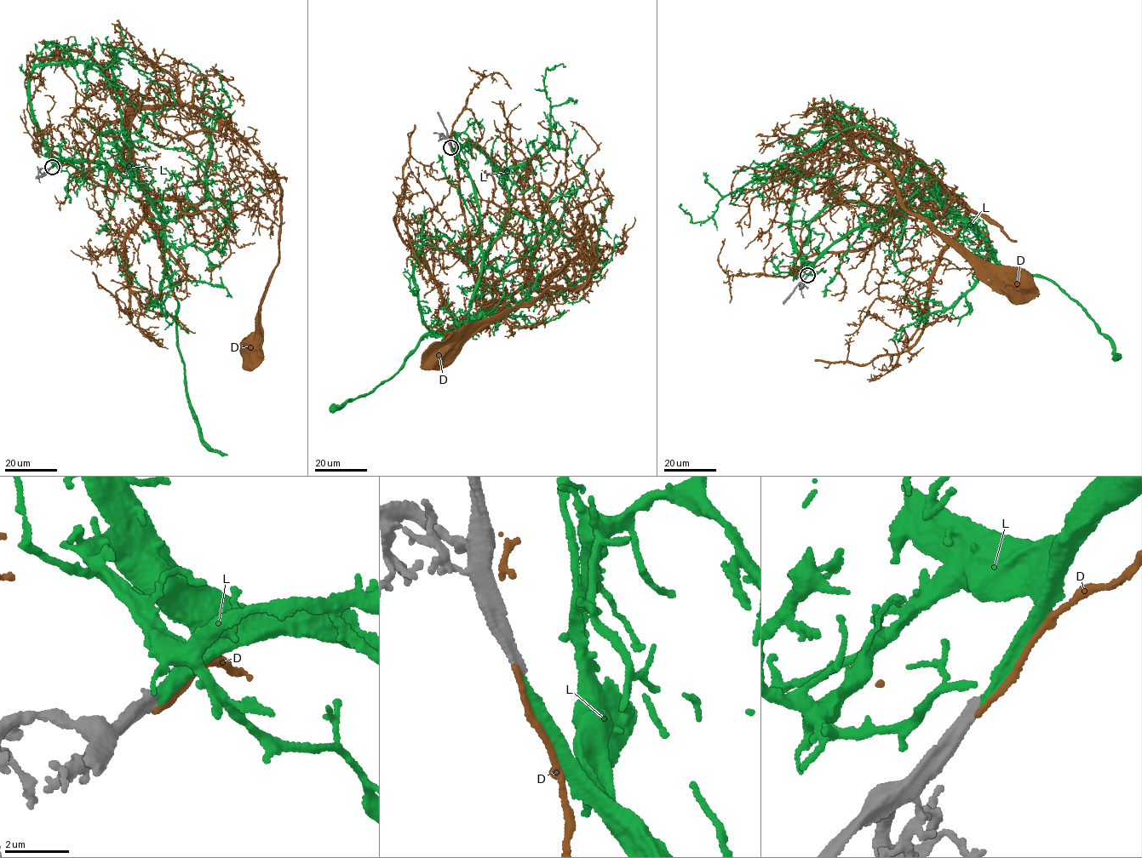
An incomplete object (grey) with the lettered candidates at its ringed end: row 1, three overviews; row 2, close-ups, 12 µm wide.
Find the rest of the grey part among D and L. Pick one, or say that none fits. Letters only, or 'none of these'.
L

